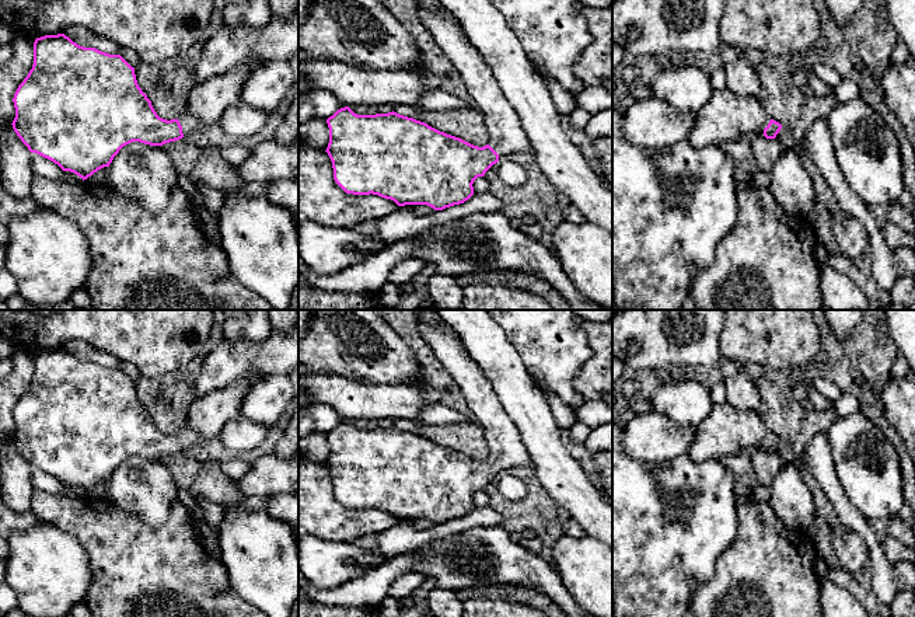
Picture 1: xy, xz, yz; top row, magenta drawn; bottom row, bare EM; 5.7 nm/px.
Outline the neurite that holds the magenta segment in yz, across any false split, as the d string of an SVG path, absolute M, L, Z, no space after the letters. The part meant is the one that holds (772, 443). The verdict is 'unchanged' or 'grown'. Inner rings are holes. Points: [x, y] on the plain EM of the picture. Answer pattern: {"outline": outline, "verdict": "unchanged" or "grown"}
{"outline": "M726 402L695 426L687 456L705 461L722 460L745 449L775 453L780 443L782 439L768 430L758 409L738 412Z", "verdict": "grown"}

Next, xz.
{"outline": "M415 310L418 328L425 342L432 348L437 360L444 366L454 383L461 388L465 401L479 421L488 443L489 454L483 461L474 460L460 452L440 446L425 436L397 426L357 429L349 421L338 423L326 433L329 457L326 467L332 475L333 494L346 506L353 509L378 509L394 515L398 520L427 519L434 524L464 517L474 509L474 495L499 475L500 470L511 467L531 468L531 457L521 440L514 421L507 415L490 381L471 359L455 331L448 328L433 310Z", "verdict": "grown"}

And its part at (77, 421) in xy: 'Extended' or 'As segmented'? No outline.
Extended

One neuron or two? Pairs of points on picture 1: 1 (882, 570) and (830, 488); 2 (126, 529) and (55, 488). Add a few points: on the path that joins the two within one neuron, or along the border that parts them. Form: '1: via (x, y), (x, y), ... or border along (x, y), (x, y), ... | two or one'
1: via (876, 550), (868, 533), (842, 508) | one
2: border along (35, 488), (63, 495) | two

